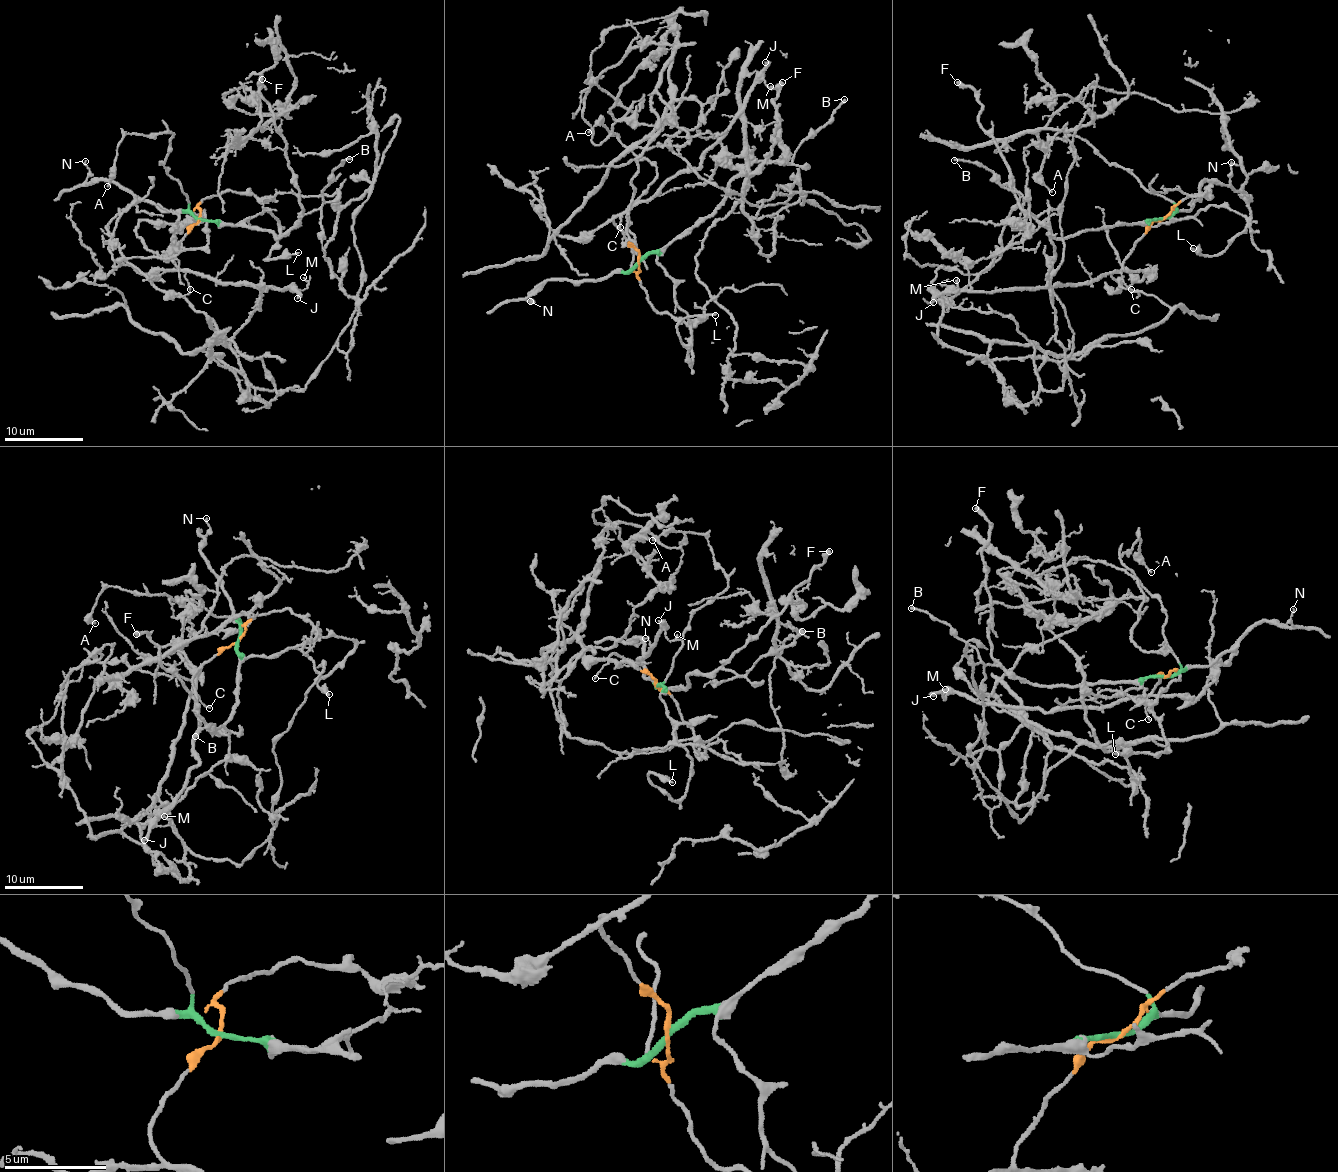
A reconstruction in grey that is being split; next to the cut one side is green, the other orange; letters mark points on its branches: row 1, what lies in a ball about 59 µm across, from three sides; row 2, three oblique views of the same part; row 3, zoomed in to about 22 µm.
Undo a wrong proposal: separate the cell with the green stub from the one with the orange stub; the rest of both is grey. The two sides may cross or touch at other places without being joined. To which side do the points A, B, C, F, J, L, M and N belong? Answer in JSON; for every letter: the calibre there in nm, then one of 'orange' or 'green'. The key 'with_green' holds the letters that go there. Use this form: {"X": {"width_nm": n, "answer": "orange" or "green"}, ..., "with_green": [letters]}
{"A": {"width_nm": 150, "answer": "green"}, "B": {"width_nm": 170, "answer": "green"}, "C": {"width_nm": 100, "answer": "orange"}, "F": {"width_nm": 440, "answer": "green"}, "J": {"width_nm": 320, "answer": "orange"}, "L": {"width_nm": 160, "answer": "green"}, "M": {"width_nm": 90, "answer": "orange"}, "N": {"width_nm": 120, "answer": "green"}, "with_green": ["A", "B", "F", "L", "N"]}

